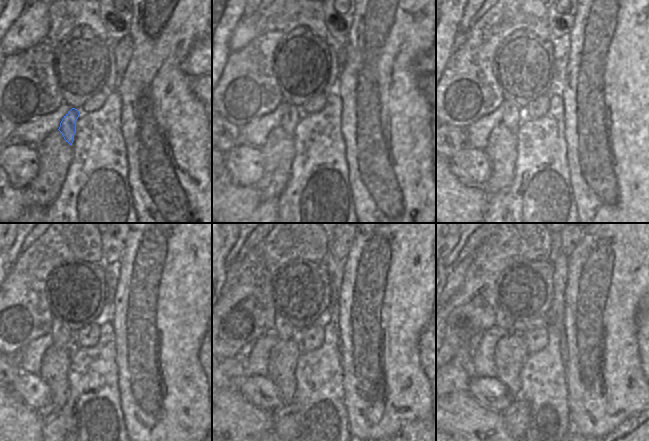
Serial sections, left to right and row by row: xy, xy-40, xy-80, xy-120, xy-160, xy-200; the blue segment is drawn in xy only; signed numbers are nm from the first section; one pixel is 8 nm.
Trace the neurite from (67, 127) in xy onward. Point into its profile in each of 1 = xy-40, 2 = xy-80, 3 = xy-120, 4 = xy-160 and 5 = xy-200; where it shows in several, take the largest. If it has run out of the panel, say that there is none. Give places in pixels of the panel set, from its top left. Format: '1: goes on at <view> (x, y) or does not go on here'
1: goes on at xy-40 (292, 115)
2: goes on at xy-80 (513, 115)
3: goes on at xy-120 (62, 336)
4: goes on at xy-160 (284, 330)
5: goes on at xy-200 (505, 322)

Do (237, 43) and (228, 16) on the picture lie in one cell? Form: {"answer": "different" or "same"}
{"answer": "different"}

